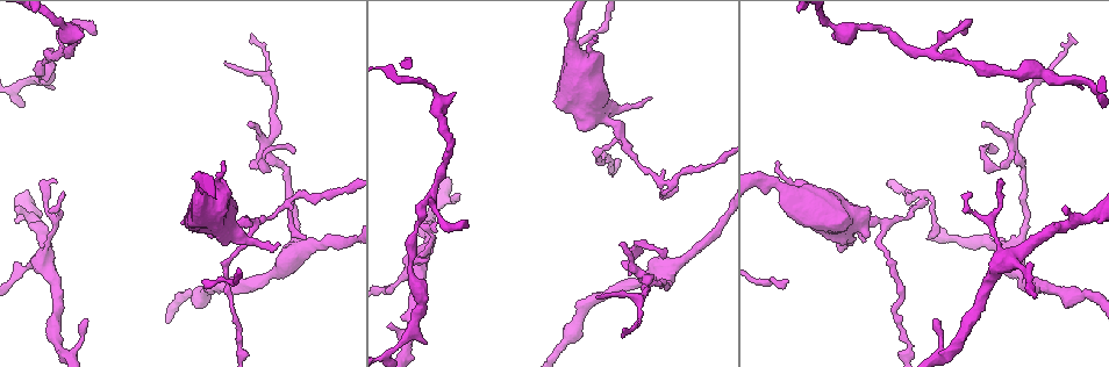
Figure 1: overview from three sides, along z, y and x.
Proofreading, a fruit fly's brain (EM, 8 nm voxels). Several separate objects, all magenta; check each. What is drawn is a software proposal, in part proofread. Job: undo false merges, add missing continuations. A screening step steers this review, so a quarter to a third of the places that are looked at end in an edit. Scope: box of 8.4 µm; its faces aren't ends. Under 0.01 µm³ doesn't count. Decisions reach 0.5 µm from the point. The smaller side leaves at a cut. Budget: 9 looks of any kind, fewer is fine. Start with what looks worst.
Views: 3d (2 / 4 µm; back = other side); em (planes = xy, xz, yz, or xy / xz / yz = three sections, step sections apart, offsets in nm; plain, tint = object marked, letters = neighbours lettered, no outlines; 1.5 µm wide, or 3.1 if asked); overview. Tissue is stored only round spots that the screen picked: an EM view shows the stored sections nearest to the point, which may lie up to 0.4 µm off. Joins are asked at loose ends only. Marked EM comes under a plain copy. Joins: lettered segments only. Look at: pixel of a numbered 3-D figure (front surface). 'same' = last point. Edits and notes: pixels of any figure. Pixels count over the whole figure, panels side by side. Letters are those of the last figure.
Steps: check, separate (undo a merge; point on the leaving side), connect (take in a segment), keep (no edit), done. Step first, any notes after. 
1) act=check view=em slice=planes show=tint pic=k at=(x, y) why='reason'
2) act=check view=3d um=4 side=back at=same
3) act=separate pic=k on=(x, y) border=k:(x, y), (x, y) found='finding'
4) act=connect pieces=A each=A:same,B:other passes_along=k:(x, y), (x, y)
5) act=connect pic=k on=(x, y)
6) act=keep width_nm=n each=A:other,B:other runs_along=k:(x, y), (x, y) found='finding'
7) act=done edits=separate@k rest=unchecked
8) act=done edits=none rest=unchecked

act=check view=3d um=2 side=back pic=1 at=(223, 163) why='branch stops here'

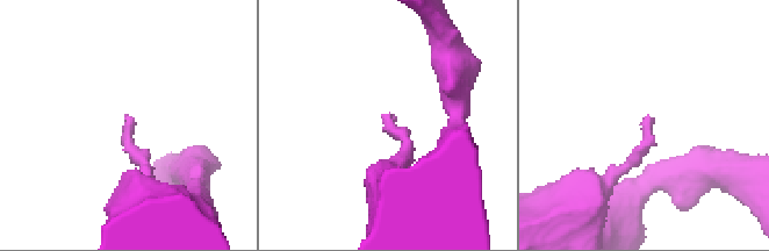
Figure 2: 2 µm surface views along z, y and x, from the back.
act=check view=em slice=planes show=tint pic=2 at=(126, 117)

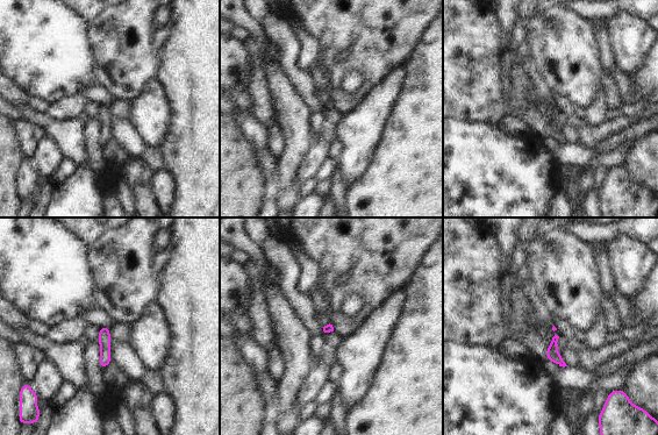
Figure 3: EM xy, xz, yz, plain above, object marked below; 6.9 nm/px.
act=check view=em slice=planes show=letters at=same why='what lies round it'

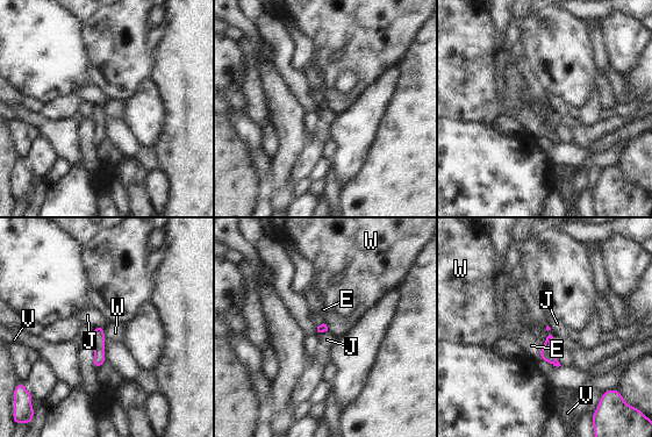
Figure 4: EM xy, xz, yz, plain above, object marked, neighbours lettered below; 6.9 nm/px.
act=keep each=E:other,J:other,V:other,W:other runs_along=4:(99, 329), (99, 360), (97, 364) found='none of them fits'

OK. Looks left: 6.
act=check view=em slice=planes show=letters pic=1 at=(466, 224)

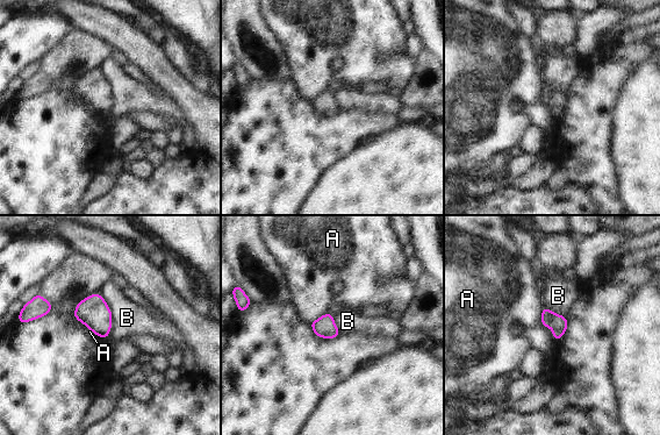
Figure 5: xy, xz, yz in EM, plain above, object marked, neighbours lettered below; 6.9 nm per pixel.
act=keep width_nm=120 each=A:other,B:other border=5:(98, 292), (110, 311), (106, 339) found='none of them fits'

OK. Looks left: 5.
act=check view=3d um=2 pic=1 at=(294, 151)

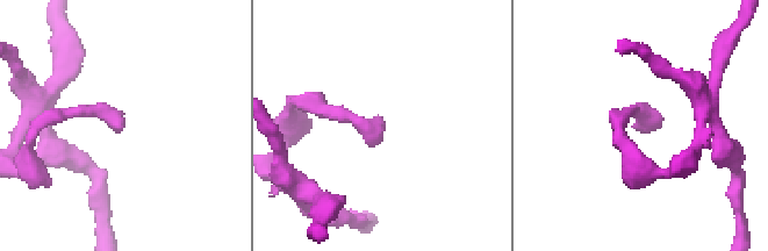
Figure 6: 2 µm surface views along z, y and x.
act=check view=em slice=planes show=letters pic=6 at=(122, 127) why='now the EM'

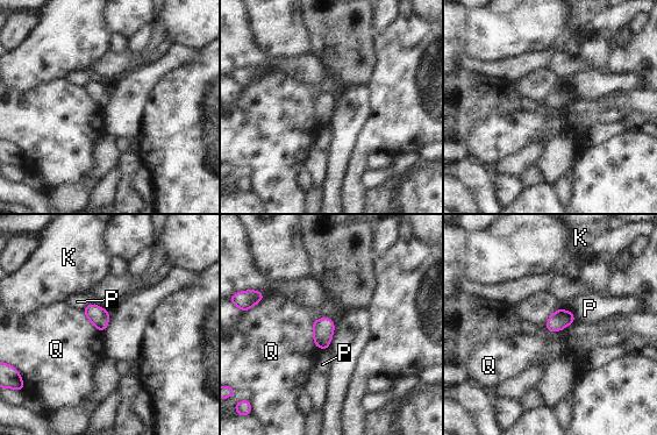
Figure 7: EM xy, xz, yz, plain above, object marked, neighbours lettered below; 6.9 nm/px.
act=keep each=K:other,P:other,Q:other found='none of them fits'

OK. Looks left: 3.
act=check view=em slice=xy step=8 show=letters pic=1 at=(62, 192)

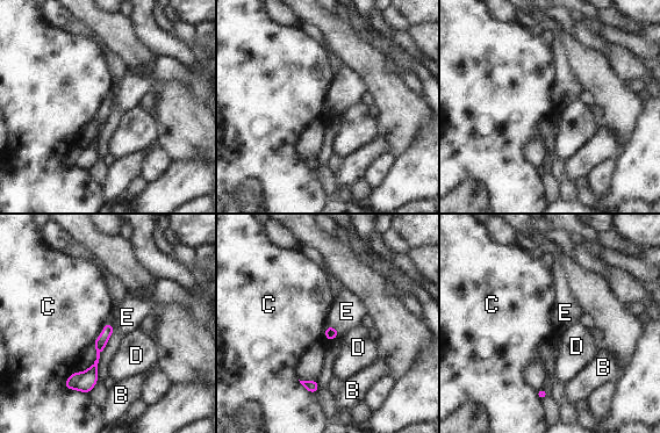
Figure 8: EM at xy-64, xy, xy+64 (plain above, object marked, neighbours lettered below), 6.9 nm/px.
act=connect pieces=E width_nm=80 each=B:other,C:other,D:other,E:same passes_along=8:(330, 333), (335, 329), (346, 311) found='it goes on there'

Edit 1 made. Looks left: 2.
act=done edits=connect@8 rest=unchecked

